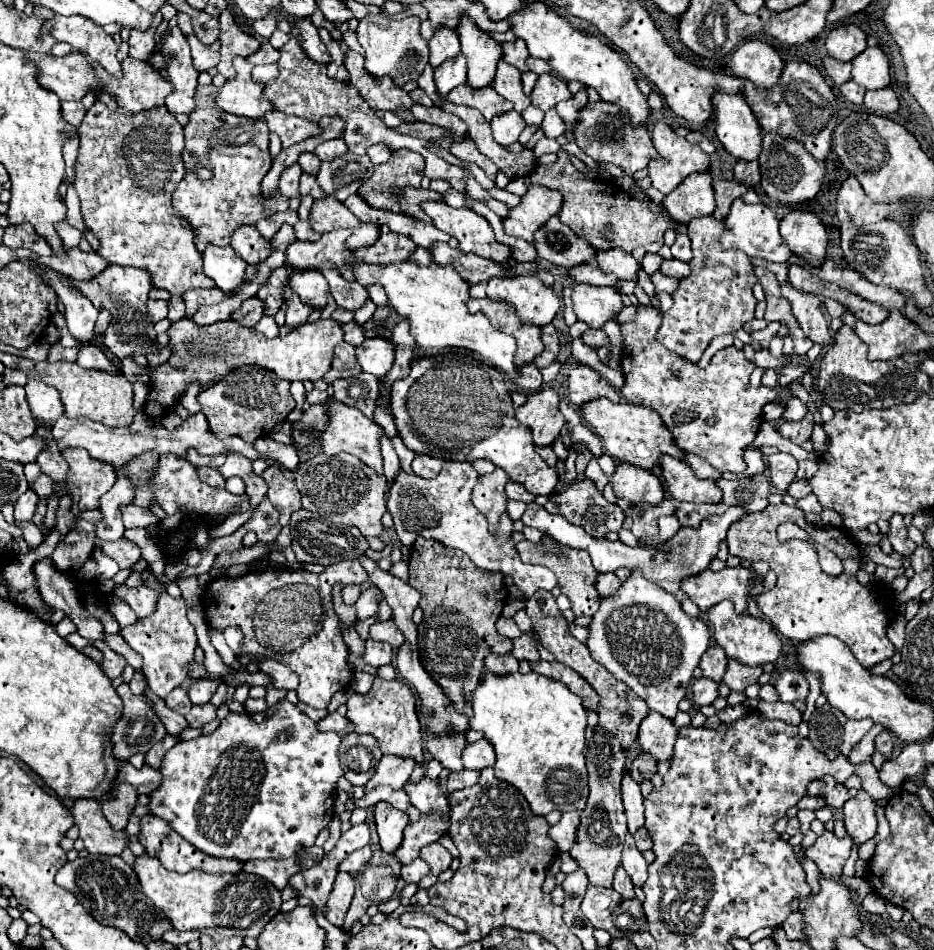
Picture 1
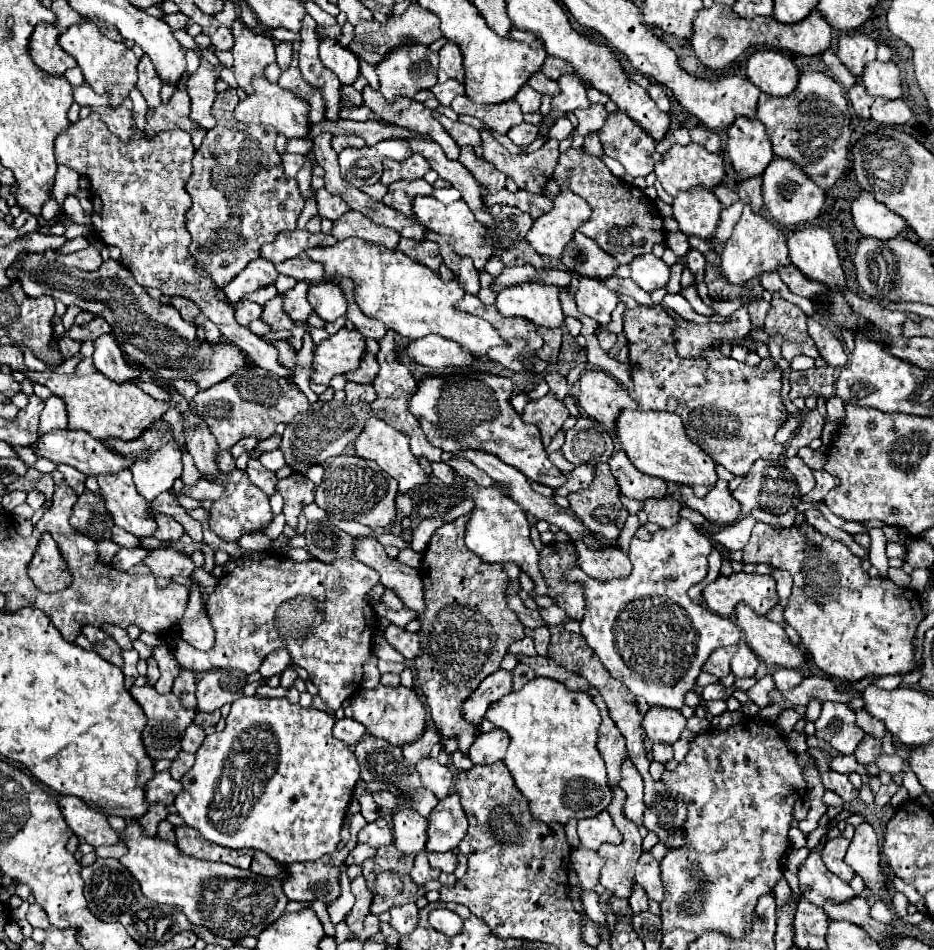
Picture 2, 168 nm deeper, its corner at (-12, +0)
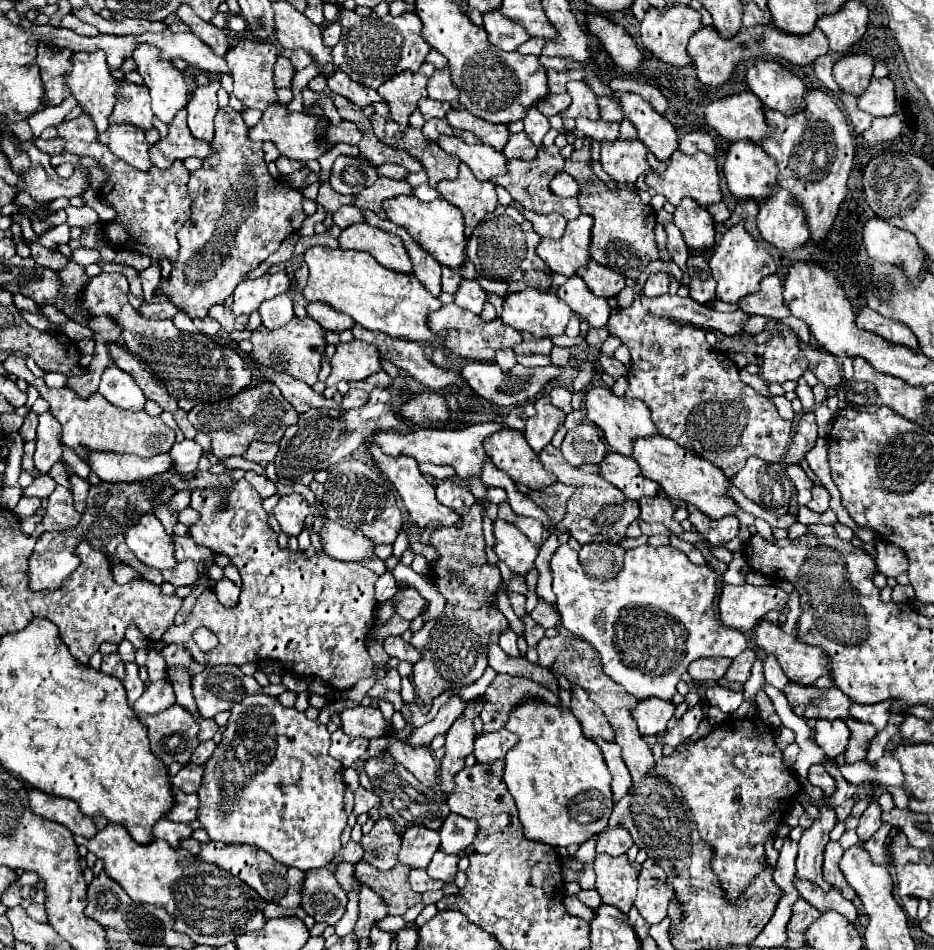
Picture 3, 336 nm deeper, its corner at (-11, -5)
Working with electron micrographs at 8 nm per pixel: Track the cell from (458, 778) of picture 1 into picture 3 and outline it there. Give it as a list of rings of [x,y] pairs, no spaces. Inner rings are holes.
[[[449,814],[439,830],[441,850],[445,854],[463,852],[477,836],[477,830],[479,830],[479,824],[475,820],[469,820],[469,818],[457,816],[457,814]]]

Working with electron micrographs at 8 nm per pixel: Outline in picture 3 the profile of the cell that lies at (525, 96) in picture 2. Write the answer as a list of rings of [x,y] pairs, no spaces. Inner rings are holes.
[[[531,108],[527,112],[527,116],[523,118],[523,124],[525,124],[525,134],[529,136],[529,140],[537,148],[541,148],[543,146],[543,136],[549,132],[549,120],[537,108]]]

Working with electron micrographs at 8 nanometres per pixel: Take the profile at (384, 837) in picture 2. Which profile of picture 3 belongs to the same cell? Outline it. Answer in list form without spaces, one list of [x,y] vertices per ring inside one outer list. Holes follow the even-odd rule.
[[[379,818],[373,830],[361,838],[361,846],[365,850],[365,862],[377,870],[391,870],[401,850],[401,834],[389,818]]]

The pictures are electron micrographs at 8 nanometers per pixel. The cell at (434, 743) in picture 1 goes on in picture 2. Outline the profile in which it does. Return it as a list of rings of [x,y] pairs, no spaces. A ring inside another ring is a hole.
[[[468,515],[436,529],[424,551],[418,571],[426,589],[426,611],[418,617],[422,623],[418,631],[422,653],[414,659],[422,695],[442,741],[454,737],[458,751],[464,755],[478,737],[478,727],[462,717],[462,701],[478,689],[482,679],[500,669],[512,641],[524,637],[524,625],[508,607],[506,589],[510,579],[502,565],[484,563],[464,545],[466,519]]]

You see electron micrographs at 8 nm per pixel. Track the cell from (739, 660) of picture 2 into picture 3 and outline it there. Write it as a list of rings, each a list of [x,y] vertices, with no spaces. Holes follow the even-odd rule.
[[[747,648],[745,652],[741,652],[741,654],[731,662],[731,666],[729,666],[727,674],[725,674],[725,680],[745,684],[745,682],[747,682],[747,678],[749,678],[749,672],[751,672],[751,666],[753,666],[753,662],[755,662],[755,660],[757,660],[755,652]]]

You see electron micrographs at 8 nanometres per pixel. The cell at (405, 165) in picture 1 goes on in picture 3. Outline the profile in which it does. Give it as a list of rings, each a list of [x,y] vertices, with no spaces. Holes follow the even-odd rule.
[[[383,164],[383,166],[377,168],[377,172],[379,172],[381,176],[393,178],[393,180],[403,180],[405,174],[407,174],[407,170],[405,170],[403,166],[399,166],[399,164]]]

